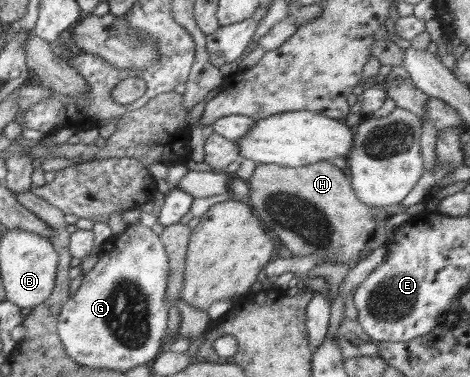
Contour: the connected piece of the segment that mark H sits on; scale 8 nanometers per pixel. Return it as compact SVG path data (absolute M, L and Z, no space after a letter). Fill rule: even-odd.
M321 160L297 168L257 164L247 184L251 198L248 204L253 212L259 217L263 227L278 241L283 242L293 256L323 256L321 263L347 264L352 269L363 258L367 258L375 248L388 242L389 238L384 227L389 218L387 211L362 204L353 193L350 179L330 161Z

